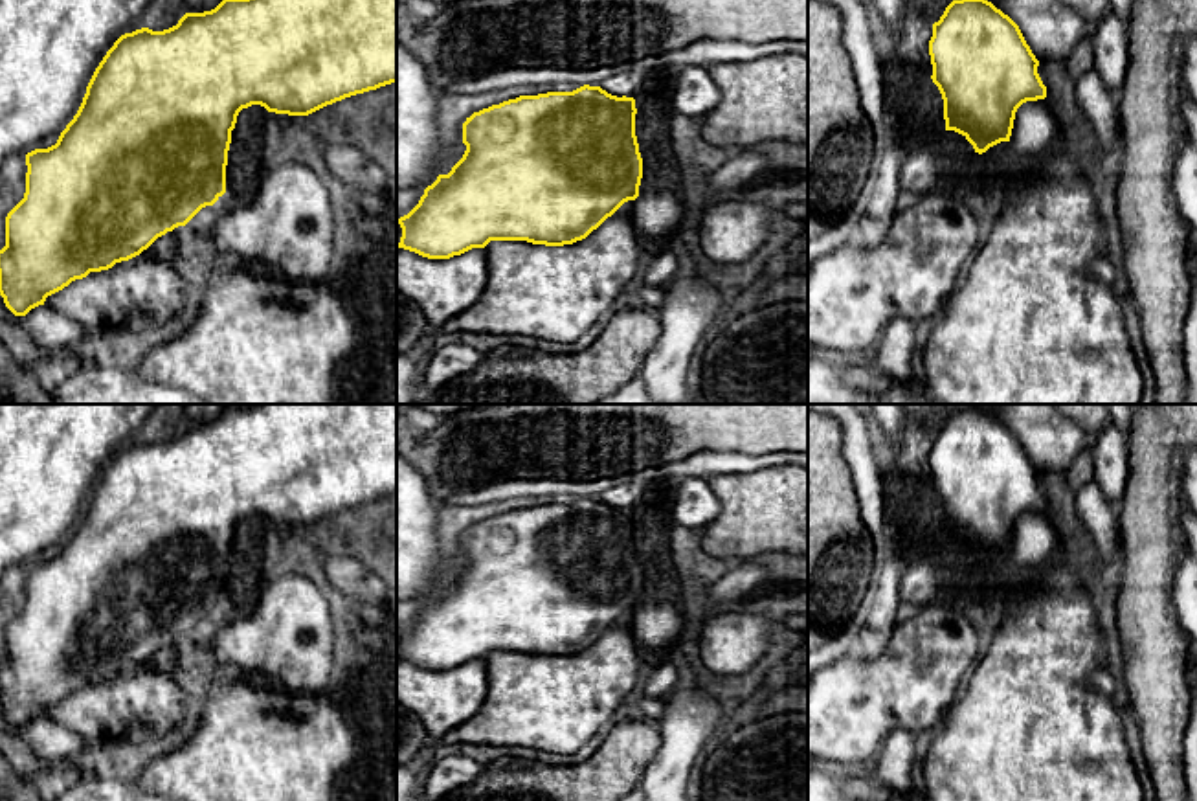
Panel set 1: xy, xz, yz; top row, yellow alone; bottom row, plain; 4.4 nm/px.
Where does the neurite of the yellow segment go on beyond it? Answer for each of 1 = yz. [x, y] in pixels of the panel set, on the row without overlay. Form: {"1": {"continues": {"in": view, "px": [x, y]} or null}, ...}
{"1": {"continues": null}}

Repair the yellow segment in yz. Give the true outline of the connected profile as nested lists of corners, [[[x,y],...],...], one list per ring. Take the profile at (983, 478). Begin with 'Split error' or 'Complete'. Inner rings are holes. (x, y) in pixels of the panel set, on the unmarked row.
Complete. [[[984,410],[953,412],[929,452],[933,494],[944,511],[945,542],[962,546],[982,566],[990,558],[1010,553],[1017,520],[1026,513],[1046,509],[1037,478],[1019,437]]]

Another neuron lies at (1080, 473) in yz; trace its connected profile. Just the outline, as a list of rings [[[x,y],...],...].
[[[1098,434],[1087,435],[1087,443],[1083,450],[1076,456],[1076,459],[1067,468],[1065,481],[1074,492],[1094,479],[1092,450],[1094,450],[1096,439],[1098,439]]]

